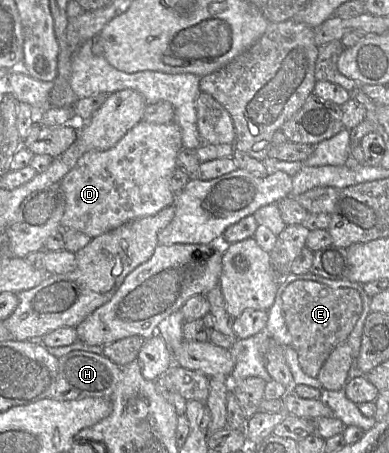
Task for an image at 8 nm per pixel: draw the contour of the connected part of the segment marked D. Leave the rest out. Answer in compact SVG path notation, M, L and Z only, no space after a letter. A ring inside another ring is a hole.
M141 121L112 148L84 153L61 180L66 204L60 228L72 228L94 238L173 205L176 195L170 189L170 180L177 168L177 155L182 148L181 129L175 122L153 124Z

